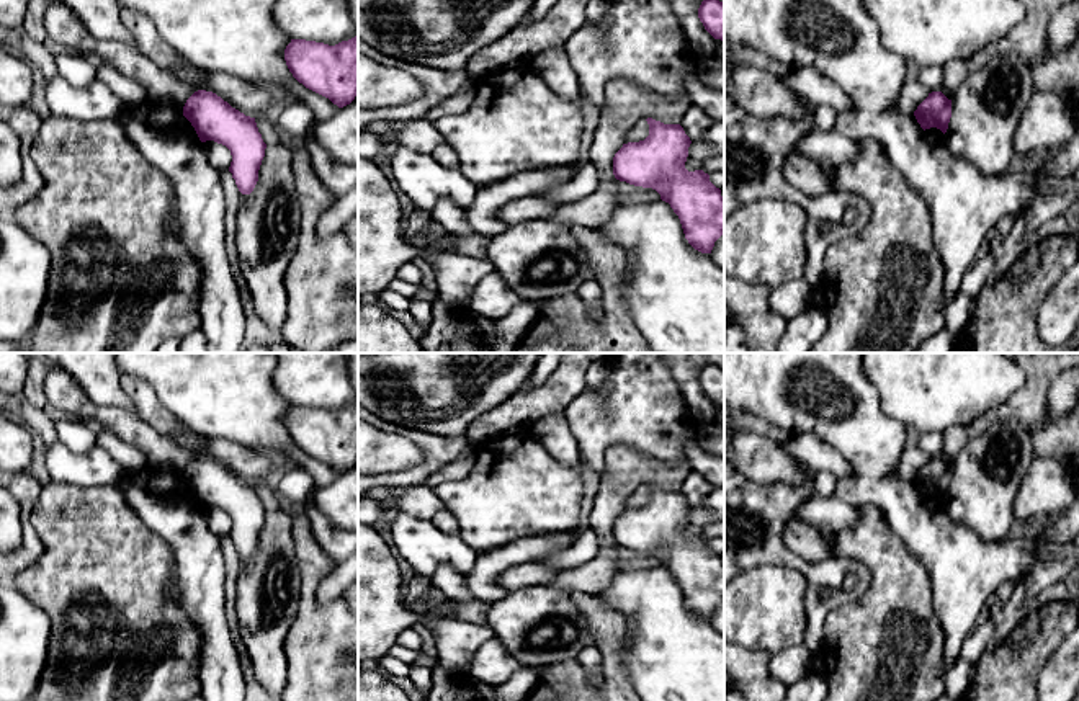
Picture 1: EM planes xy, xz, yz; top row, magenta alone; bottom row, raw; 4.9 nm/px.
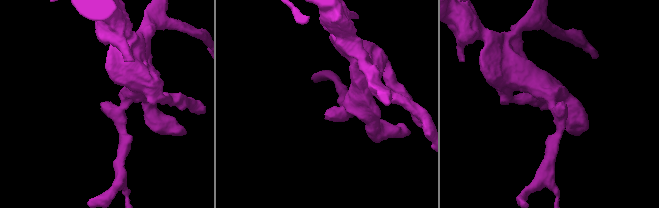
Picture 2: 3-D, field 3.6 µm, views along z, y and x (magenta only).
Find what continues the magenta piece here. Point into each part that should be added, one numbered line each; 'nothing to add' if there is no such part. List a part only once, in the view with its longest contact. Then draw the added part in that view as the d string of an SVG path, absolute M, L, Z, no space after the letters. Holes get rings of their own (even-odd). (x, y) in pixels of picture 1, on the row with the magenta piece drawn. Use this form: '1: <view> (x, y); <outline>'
nothing to add

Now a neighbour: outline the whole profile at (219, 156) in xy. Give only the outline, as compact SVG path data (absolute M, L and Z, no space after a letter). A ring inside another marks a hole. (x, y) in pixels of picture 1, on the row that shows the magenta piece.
M206 141L206 142L203 142L203 145L204 145L204 152L206 152L211 165L216 170L219 170L219 172L229 170L232 155L226 145L217 144L214 141Z

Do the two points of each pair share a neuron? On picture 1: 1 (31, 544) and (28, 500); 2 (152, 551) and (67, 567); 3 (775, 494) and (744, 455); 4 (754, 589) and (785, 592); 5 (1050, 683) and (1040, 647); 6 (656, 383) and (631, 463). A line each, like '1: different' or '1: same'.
1: same
2: same
3: different
4: same
5: different
6: different

